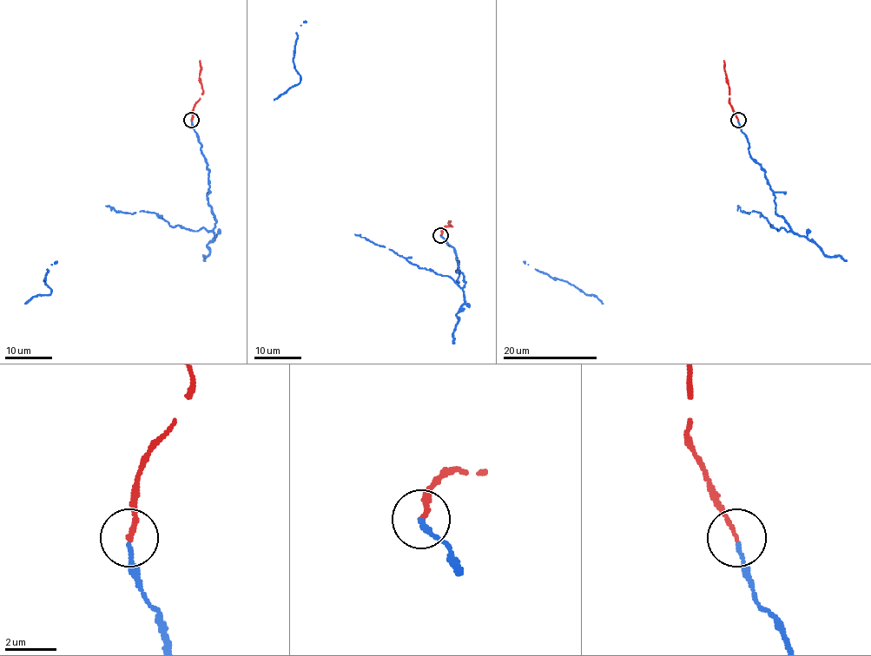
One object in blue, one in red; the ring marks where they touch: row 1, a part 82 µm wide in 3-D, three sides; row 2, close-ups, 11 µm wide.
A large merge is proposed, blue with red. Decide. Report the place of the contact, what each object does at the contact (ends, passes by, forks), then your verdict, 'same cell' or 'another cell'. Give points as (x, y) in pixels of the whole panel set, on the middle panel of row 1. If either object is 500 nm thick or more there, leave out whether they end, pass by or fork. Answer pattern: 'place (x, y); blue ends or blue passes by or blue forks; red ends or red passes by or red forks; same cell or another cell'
place (440, 235); blue ends; red ends; same cell

